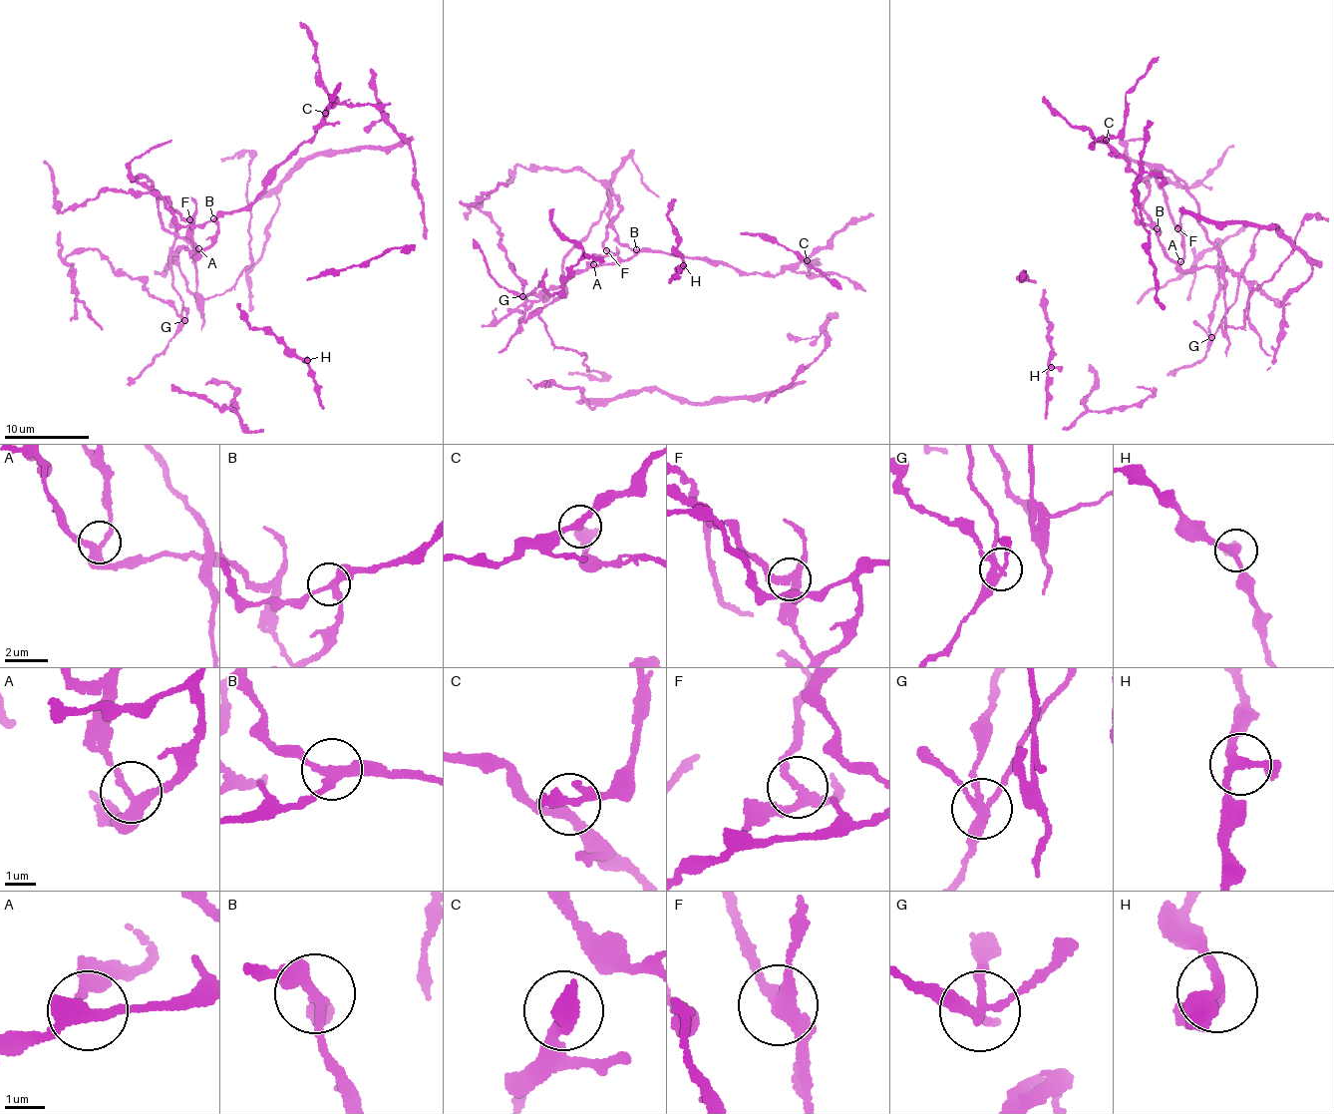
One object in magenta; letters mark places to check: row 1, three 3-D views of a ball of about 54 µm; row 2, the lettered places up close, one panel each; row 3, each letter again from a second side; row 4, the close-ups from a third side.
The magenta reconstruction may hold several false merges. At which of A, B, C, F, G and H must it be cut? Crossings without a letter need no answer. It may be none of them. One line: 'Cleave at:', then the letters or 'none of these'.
Cleave at: F, G

